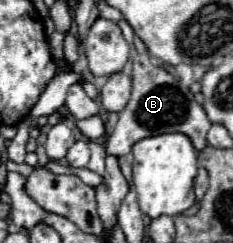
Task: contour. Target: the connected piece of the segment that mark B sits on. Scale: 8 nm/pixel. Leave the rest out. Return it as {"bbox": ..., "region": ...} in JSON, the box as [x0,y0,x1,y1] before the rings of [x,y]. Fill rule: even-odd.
{"bbox":[106,36,212,156],"region":[[[138,36],[128,38],[128,44],[130,44],[130,58],[134,62],[132,98],[130,98],[128,106],[120,112],[120,120],[108,138],[106,152],[114,154],[114,156],[126,156],[138,140],[166,134],[166,132],[186,134],[190,138],[190,142],[194,144],[196,152],[204,152],[204,148],[208,144],[206,134],[212,126],[204,108],[194,100],[194,94],[188,88],[180,86],[180,82],[174,76],[170,76],[164,68],[150,64],[150,54]]]}

